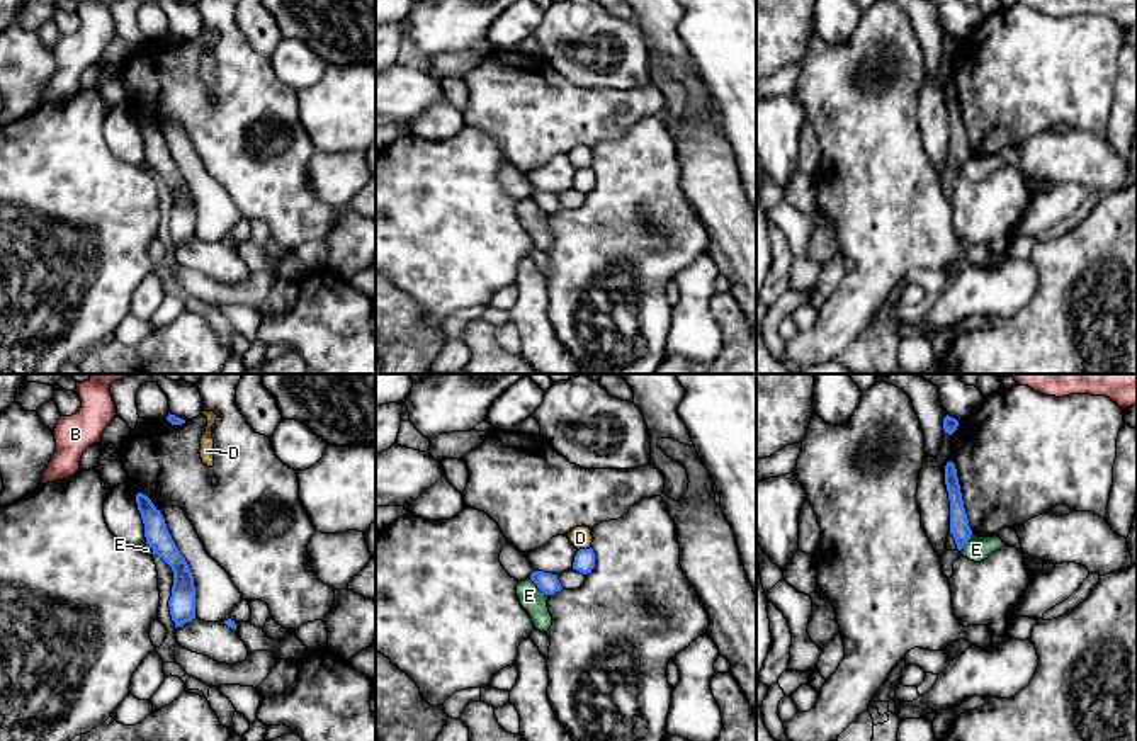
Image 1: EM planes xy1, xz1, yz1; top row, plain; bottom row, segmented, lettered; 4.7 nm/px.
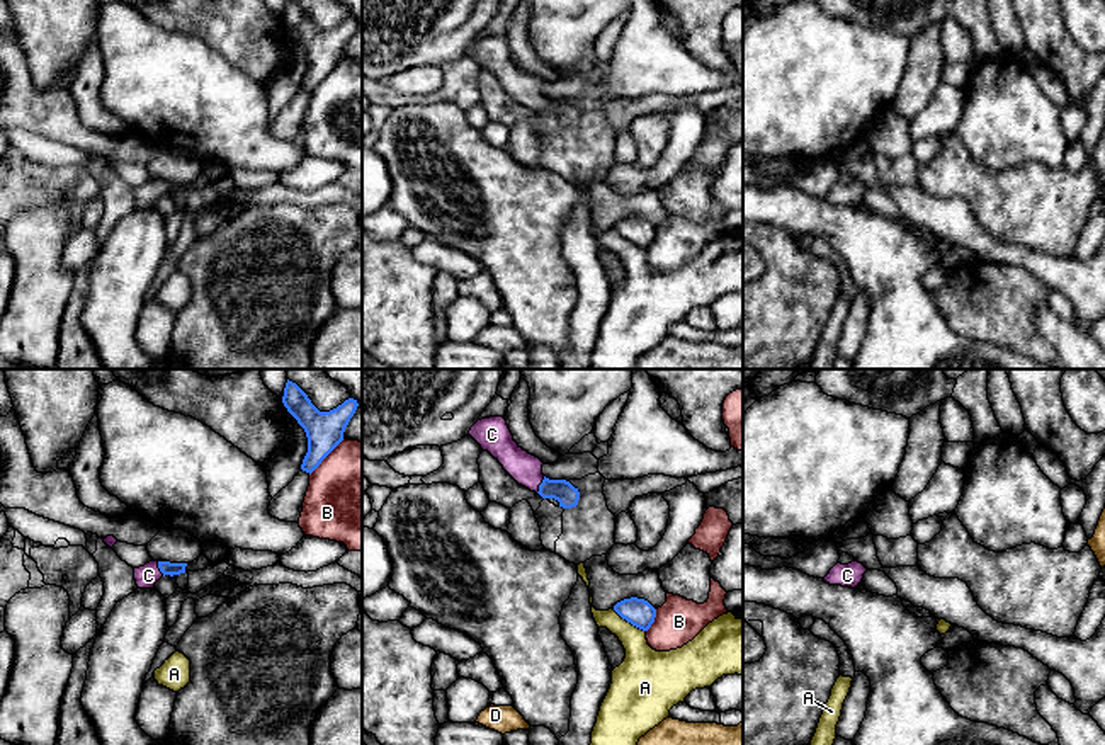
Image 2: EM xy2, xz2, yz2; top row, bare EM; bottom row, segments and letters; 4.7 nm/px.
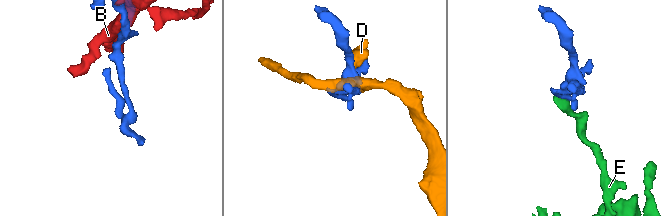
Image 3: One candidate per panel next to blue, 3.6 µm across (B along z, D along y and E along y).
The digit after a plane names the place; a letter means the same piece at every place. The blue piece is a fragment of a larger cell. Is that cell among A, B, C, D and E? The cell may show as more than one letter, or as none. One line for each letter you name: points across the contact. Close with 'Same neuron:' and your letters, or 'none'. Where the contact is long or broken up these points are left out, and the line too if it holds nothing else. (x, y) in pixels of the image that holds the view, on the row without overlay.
C: runs through xz2 (561, 109), (539, 104), (524, 87)
Same neuron: C

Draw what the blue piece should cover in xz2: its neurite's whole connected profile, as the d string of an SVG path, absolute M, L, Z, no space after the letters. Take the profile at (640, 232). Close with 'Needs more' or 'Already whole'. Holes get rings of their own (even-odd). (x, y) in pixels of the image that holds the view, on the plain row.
M631 216L617 221L614 230L632 245L648 250L656 236L656 228L644 218Z. Already whole

